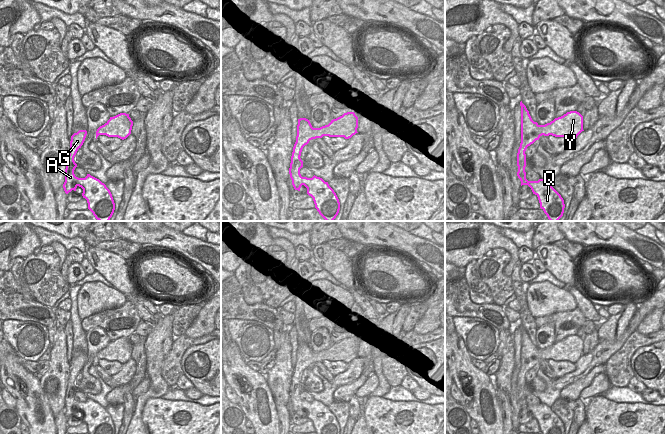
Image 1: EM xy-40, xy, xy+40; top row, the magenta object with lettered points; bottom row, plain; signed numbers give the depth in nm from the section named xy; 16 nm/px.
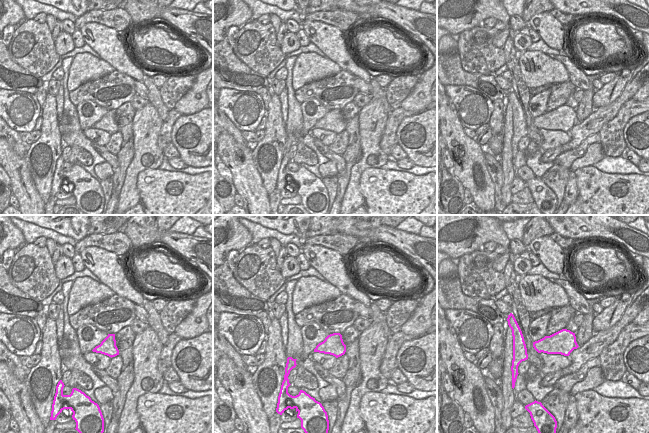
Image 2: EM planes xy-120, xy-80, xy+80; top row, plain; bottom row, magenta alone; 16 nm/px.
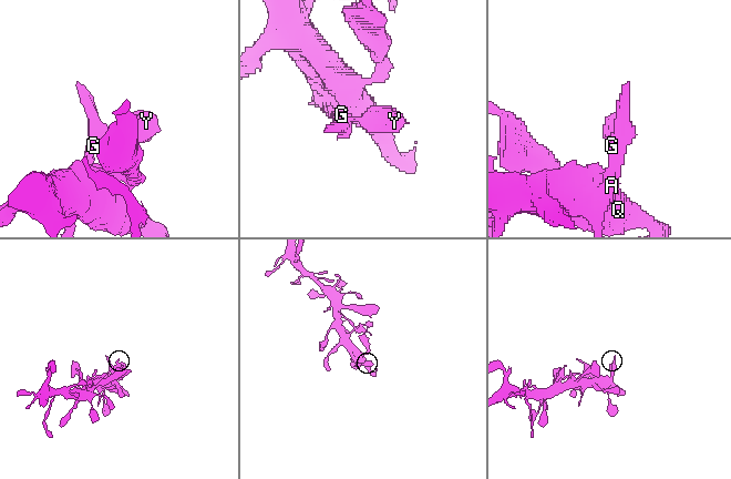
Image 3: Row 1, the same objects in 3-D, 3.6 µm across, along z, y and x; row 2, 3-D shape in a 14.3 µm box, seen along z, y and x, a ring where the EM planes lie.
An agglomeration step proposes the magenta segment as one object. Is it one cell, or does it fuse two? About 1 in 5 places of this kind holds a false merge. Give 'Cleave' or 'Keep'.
Keep

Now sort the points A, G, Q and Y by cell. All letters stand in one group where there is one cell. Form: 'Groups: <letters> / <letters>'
Groups: A G Q Y

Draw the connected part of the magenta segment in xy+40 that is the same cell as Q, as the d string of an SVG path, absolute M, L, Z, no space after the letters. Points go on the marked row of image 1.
M520 102L521 106L521 143L520 147L518 149L517 153L517 166L518 166L518 172L517 176L521 181L522 185L528 185L533 194L535 194L538 197L540 208L544 211L544 213L547 215L548 219L550 221L558 221L564 213L564 200L561 197L561 195L551 186L551 183L547 182L544 179L539 179L538 181L528 181L526 179L526 154L525 151L528 146L533 144L536 140L539 140L539 138L544 136L555 136L555 137L570 137L572 139L576 139L577 136L584 131L583 130L583 116L577 112L577 111L570 111L564 114L561 117L555 118L550 123L547 123L545 125L539 125L537 122L534 122L529 114L529 111L527 110L526 106Z

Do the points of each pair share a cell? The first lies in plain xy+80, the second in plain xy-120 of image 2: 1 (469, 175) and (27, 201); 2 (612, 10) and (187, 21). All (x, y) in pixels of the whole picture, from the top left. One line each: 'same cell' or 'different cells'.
1: same cell
2: same cell

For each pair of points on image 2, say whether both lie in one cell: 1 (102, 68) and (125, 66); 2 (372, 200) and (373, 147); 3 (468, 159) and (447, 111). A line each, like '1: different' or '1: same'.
1: different
2: different
3: same

